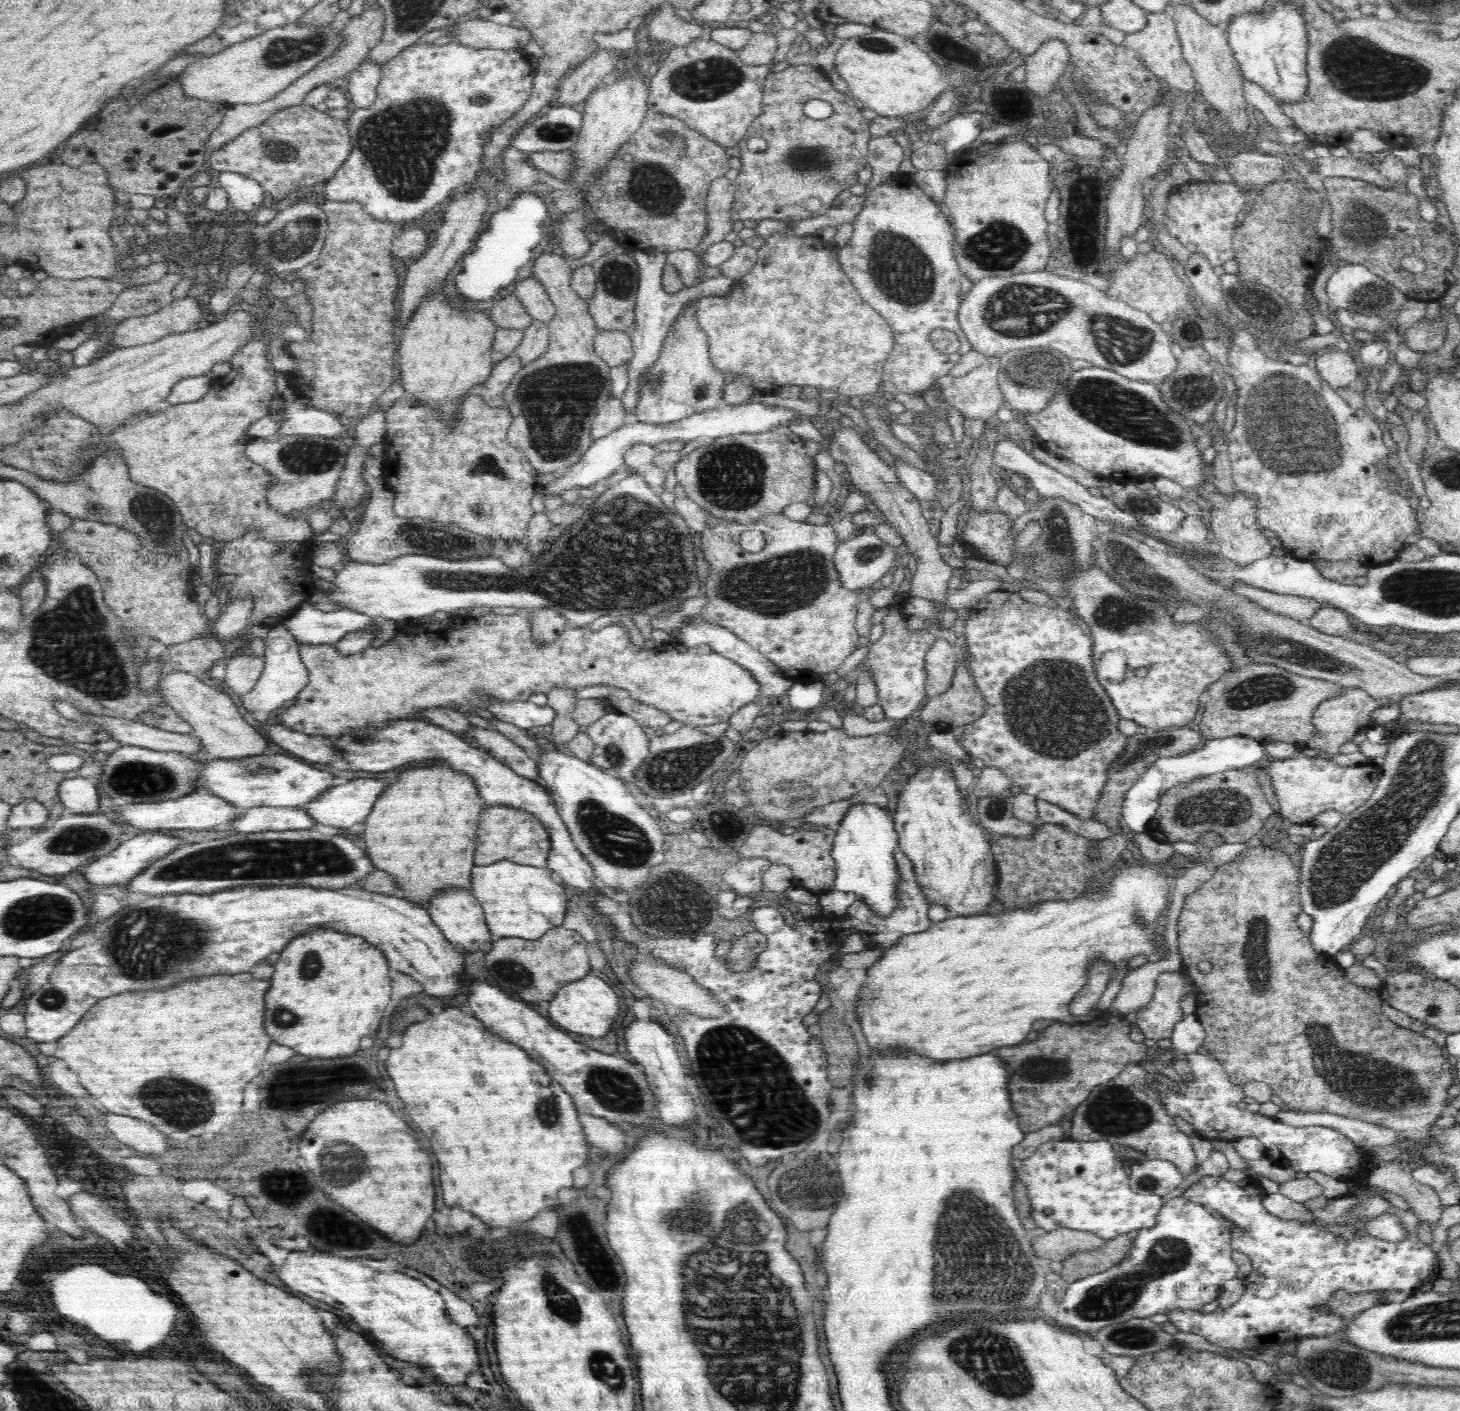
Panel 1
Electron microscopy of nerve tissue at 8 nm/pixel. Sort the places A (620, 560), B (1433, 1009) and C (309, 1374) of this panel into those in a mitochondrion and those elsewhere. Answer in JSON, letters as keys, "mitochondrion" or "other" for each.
{"A":"mitochondrion","B":"mitochondrion","C":"other"}

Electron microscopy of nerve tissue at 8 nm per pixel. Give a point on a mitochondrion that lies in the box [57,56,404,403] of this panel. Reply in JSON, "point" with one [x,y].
{"point":[296,240]}

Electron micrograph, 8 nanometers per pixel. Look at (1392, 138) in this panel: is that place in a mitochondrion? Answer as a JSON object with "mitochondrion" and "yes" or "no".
{"mitochondrion":"no"}

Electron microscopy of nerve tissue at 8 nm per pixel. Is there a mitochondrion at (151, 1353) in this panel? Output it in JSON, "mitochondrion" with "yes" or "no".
{"mitochondrion":"no"}

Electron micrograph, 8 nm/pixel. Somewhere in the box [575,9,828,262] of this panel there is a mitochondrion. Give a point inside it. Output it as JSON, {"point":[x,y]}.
{"point":[710,78]}

